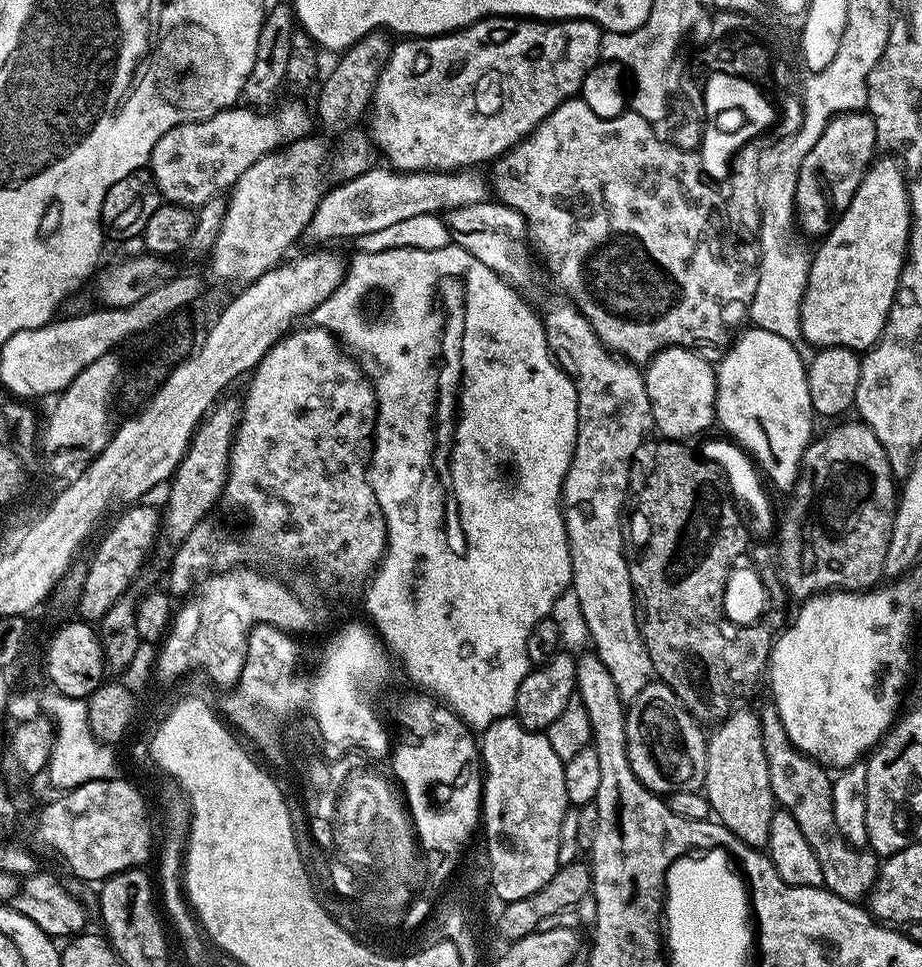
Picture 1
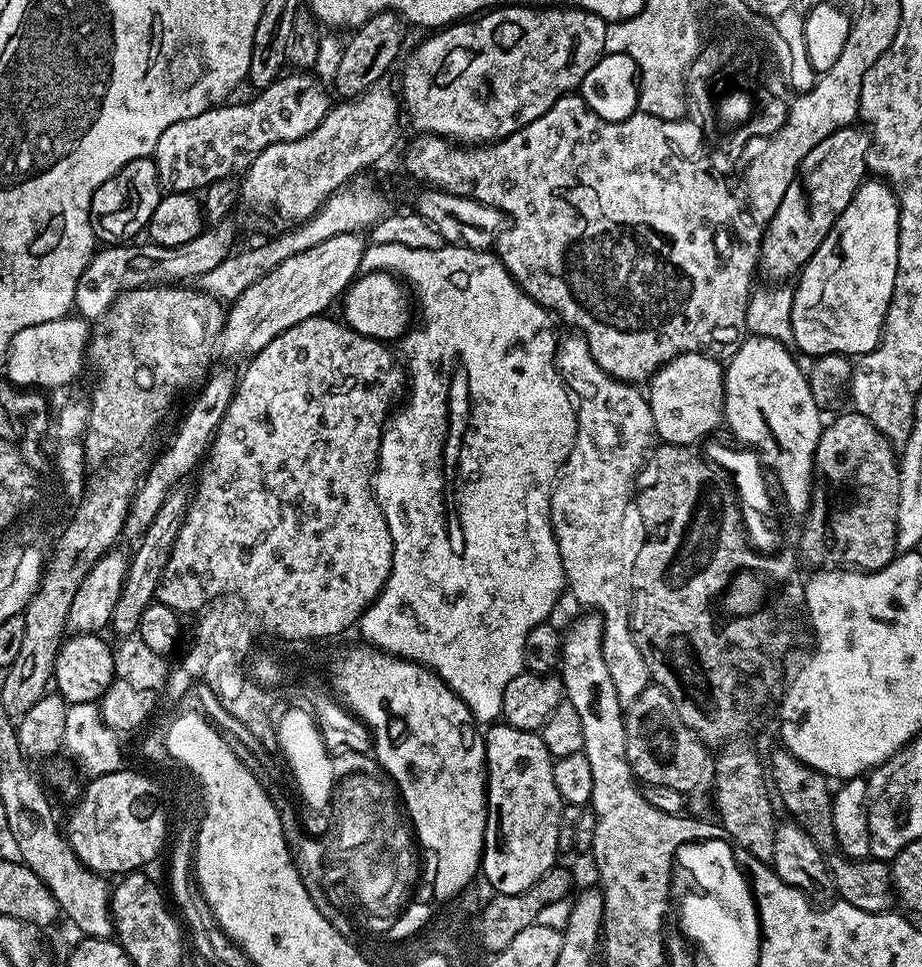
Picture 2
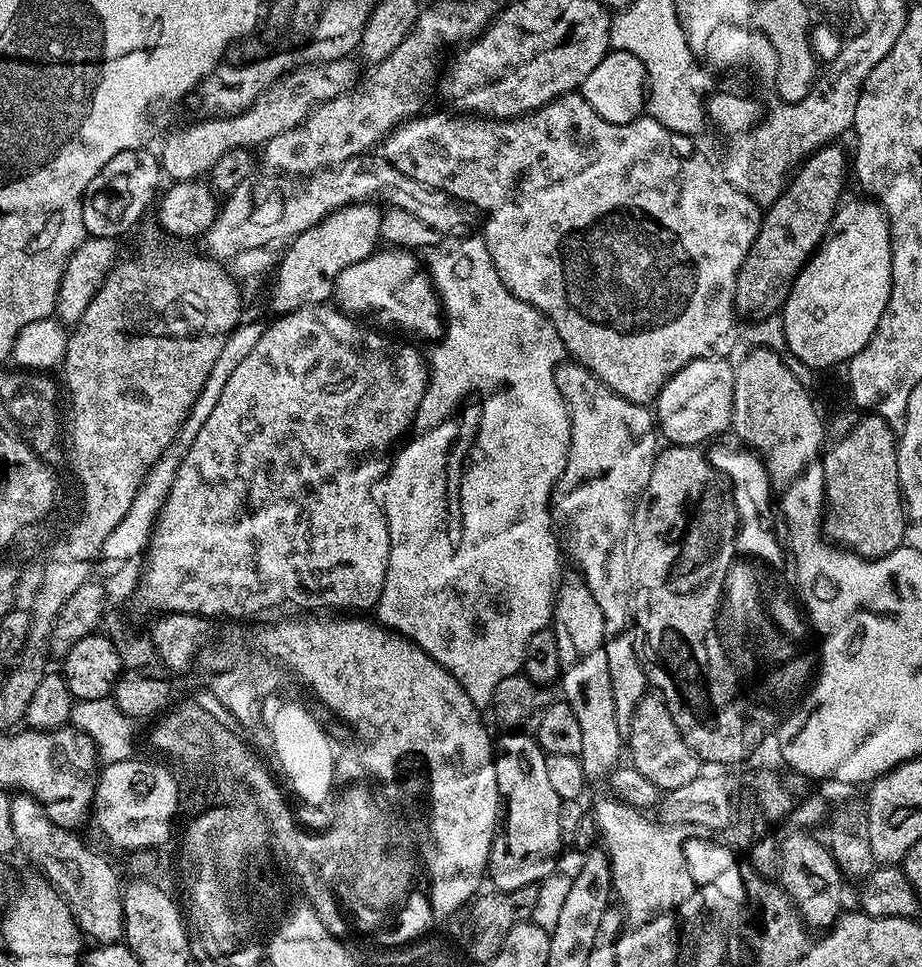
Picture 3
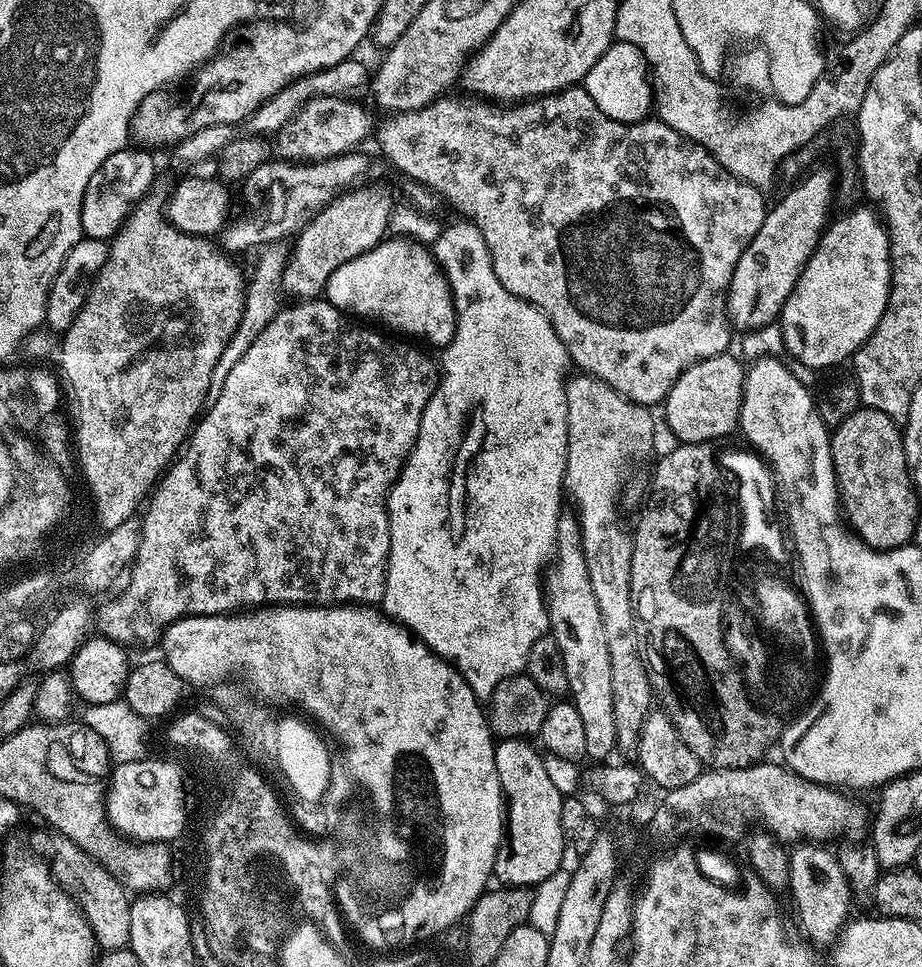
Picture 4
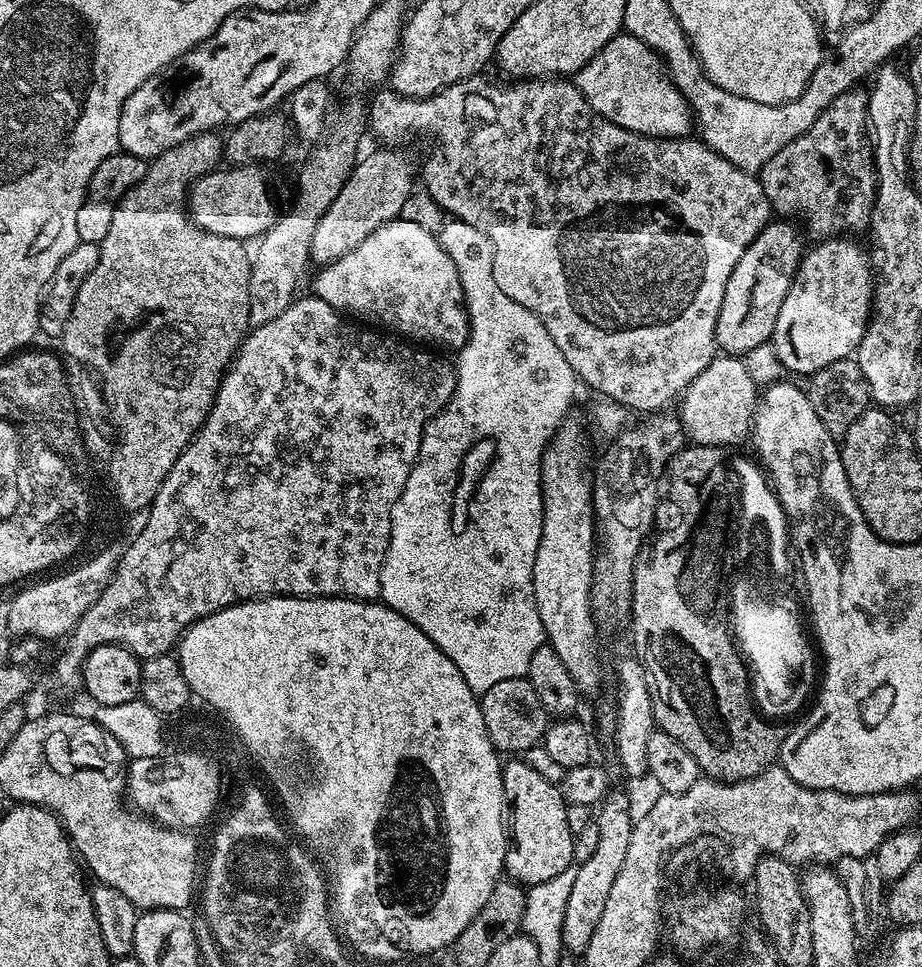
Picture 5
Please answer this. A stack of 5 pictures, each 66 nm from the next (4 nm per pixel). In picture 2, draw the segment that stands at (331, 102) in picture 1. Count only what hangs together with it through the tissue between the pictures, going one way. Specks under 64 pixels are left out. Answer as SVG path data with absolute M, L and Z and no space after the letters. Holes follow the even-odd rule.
M379 12L349 35L352 37L349 38L348 45L341 50L340 61L336 64L337 97L360 96L385 79L384 75L391 70L392 63L396 59L399 61L405 51L404 28L406 29L406 21L398 13Z

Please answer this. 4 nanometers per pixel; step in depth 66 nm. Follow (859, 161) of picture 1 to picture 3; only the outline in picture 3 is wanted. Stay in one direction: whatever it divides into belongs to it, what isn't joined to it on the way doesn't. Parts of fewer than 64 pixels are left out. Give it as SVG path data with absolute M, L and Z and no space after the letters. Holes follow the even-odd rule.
M828 142L823 146L816 149L815 152L812 153L811 156L807 157L795 169L794 175L787 181L786 187L783 192L781 192L780 197L778 197L774 203L767 205L766 211L763 213L762 219L760 221L760 229L758 230L758 238L754 238L754 242L750 246L750 250L748 251L747 258L744 259L744 265L740 268L740 273L738 274L738 278L736 279L736 311L737 313L743 314L744 312L748 316L748 318L763 318L769 314L775 313L777 309L783 305L784 300L788 297L788 291L792 289L792 283L796 280L796 276L799 274L800 269L807 264L808 259L812 256L812 253L816 251L817 248L820 247L820 243L824 241L824 237L828 235L831 226L832 219L836 217L836 210L840 207L842 203L842 197L840 195L844 192L844 183L847 180L850 180L850 156L843 152L842 149L839 148L839 143L836 142Z

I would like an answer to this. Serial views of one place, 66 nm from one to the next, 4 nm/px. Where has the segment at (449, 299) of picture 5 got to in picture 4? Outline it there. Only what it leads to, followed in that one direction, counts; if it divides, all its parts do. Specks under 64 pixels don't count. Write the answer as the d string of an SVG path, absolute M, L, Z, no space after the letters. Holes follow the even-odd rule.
M385 238L368 252L358 254L358 258L338 266L338 270L334 270L334 274L330 274L328 279L326 299L349 317L356 318L360 312L361 321L376 320L389 328L386 329L389 333L401 332L404 335L401 337L404 338L417 336L418 339L433 344L437 350L447 348L456 333L456 307L444 271L437 264L435 255L425 245L414 240Z

